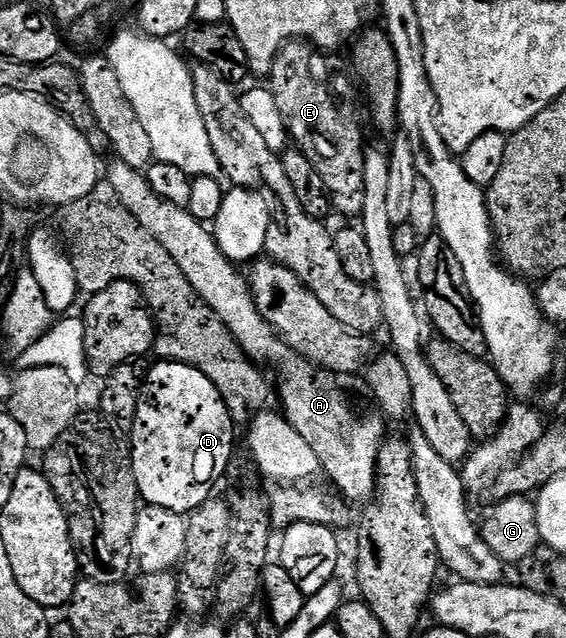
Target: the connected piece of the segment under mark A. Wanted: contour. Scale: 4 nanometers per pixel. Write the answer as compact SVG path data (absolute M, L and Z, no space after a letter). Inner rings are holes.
M116 159L110 161L107 184L115 187L115 195L119 195L119 203L123 203L123 207L127 207L127 211L131 211L131 215L135 215L135 219L139 219L142 229L147 230L159 243L163 243L163 251L167 251L173 268L183 271L183 275L187 275L187 283L191 283L191 287L195 287L195 291L203 299L203 303L207 303L207 307L211 307L211 311L215 311L215 315L219 315L219 319L231 331L246 355L259 366L273 365L274 371L277 372L275 385L279 390L279 401L281 397L282 407L280 406L280 408L283 410L283 415L289 420L291 427L295 427L295 431L299 431L299 435L303 435L303 439L307 439L311 451L315 451L315 455L319 455L322 470L326 474L329 472L329 477L333 480L334 486L332 485L332 488L346 502L372 502L377 492L377 456L381 451L381 444L387 439L386 418L384 416L381 416L382 418L376 417L373 413L367 414L366 417L360 417L353 410L348 395L341 390L341 385L337 382L340 381L338 374L330 373L320 365L313 364L306 357L300 357L291 346L286 345L278 337L276 331L271 327L271 323L267 323L267 319L259 311L253 298L253 292L249 290L246 274L240 273L237 270L240 268L234 262L229 261L227 255L223 255L223 251L217 246L212 232L199 219L195 219L195 215L191 215L188 209L175 207L175 203L167 203L167 199L155 195L155 191L151 191L151 183L147 183L142 170L127 167L127 163Z

